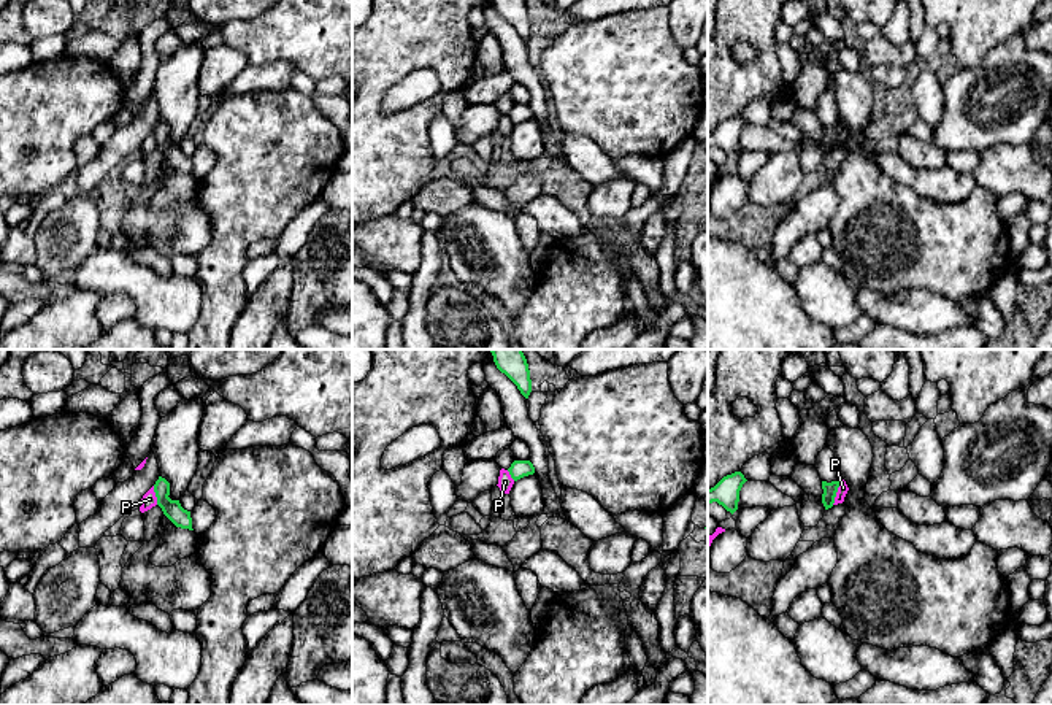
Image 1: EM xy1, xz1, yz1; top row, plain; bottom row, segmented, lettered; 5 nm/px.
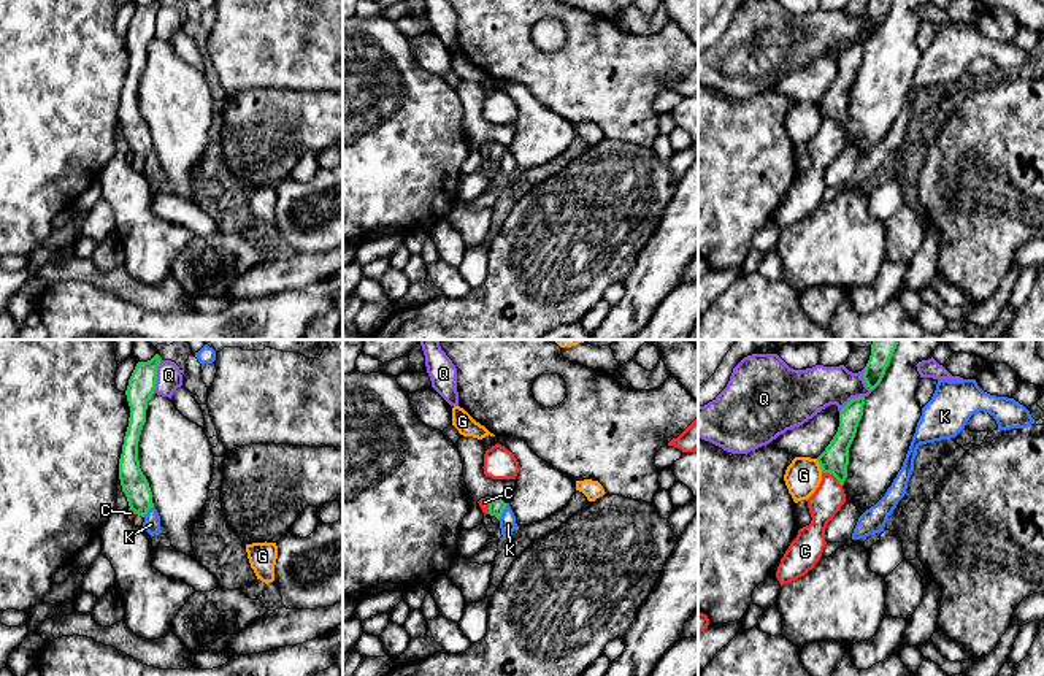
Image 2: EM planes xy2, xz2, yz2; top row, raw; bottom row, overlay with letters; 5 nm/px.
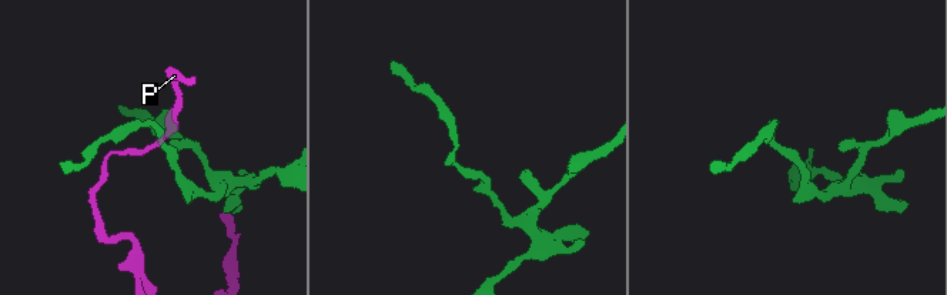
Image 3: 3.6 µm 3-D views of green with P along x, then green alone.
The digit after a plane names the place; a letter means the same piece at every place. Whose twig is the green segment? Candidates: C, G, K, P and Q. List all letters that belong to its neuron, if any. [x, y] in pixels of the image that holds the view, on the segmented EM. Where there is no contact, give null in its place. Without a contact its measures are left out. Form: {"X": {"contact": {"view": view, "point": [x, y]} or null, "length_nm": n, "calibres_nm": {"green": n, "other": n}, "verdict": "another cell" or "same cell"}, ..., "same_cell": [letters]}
{"C": {"contact": {"view": "yz2", "point": [833, 475]}, "length_nm": 130, "calibres_nm": {"green": 140, "other": 160}, "verdict": "another cell"}, "G": {"contact": {"view": "yz2", "point": [819, 464]}, "length_nm": 70, "calibres_nm": {"green": 140, "other": 180}, "verdict": "another cell"}, "K": {"contact": {"view": "xz2", "point": [503, 510]}, "length_nm": 100, "calibres_nm": {"green": 80, "other": 80}, "verdict": "another cell"}, "P": {"contact": {"view": "yz1", "point": [836, 491]}, "length_nm": 130, "calibres_nm": {"green": 70, "other": 50}, "verdict": "another cell"}, "Q": {"contact": {"view": "xy2", "point": [156, 376]}, "length_nm": 180, "calibres_nm": {"green": 140, "other": 130}, "verdict": "another cell"}, "same_cell": []}

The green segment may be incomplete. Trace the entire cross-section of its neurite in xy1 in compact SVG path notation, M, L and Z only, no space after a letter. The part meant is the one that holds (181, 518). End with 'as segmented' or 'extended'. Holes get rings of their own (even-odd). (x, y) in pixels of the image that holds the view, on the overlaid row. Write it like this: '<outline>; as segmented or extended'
M159 476L159 480L154 484L154 492L157 497L157 505L176 527L194 530L190 511L184 510L179 500L171 500L168 497L170 483L165 478Z; as segmented

